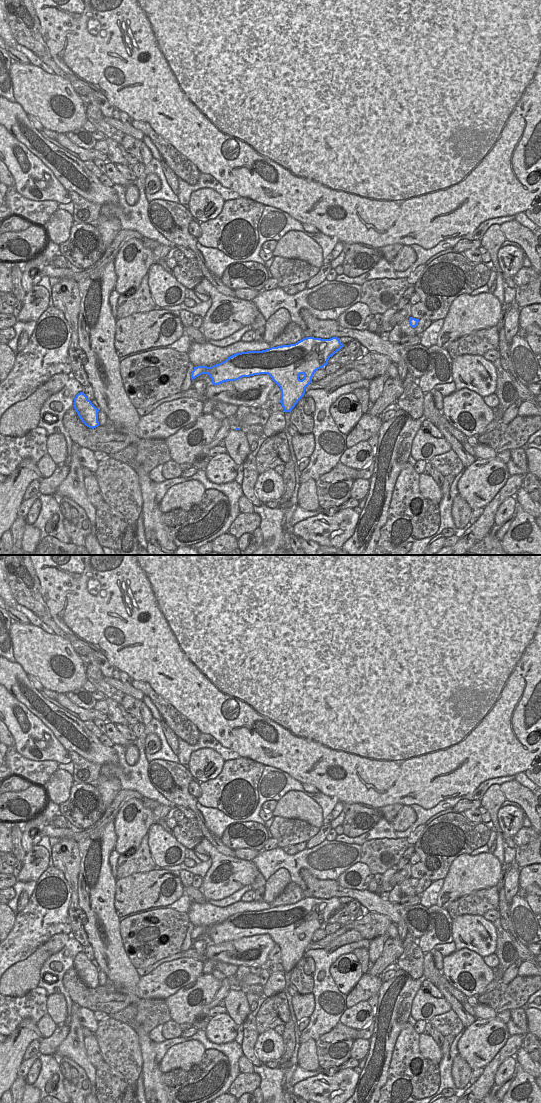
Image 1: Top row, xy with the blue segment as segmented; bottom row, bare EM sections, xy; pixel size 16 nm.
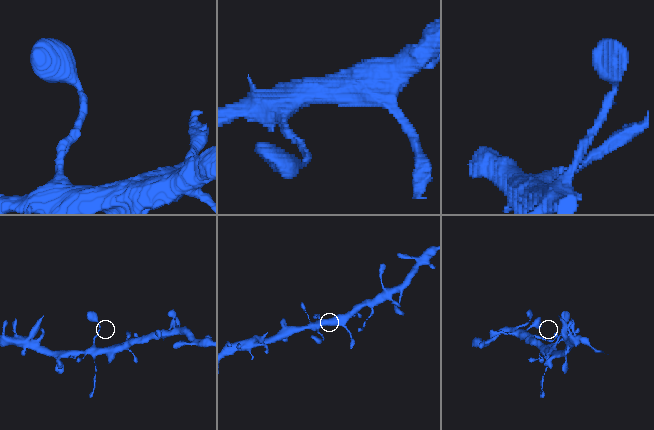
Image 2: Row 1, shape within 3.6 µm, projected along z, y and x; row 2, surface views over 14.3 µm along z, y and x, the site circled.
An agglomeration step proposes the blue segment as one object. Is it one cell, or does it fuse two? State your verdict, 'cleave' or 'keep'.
keep

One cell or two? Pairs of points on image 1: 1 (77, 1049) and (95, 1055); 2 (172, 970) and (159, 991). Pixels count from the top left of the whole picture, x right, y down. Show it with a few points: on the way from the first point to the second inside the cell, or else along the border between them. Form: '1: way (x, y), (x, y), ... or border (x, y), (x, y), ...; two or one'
1: border (83, 1037), (87, 1059), (95, 1068); two
2: way (168, 975), (159, 986); one

